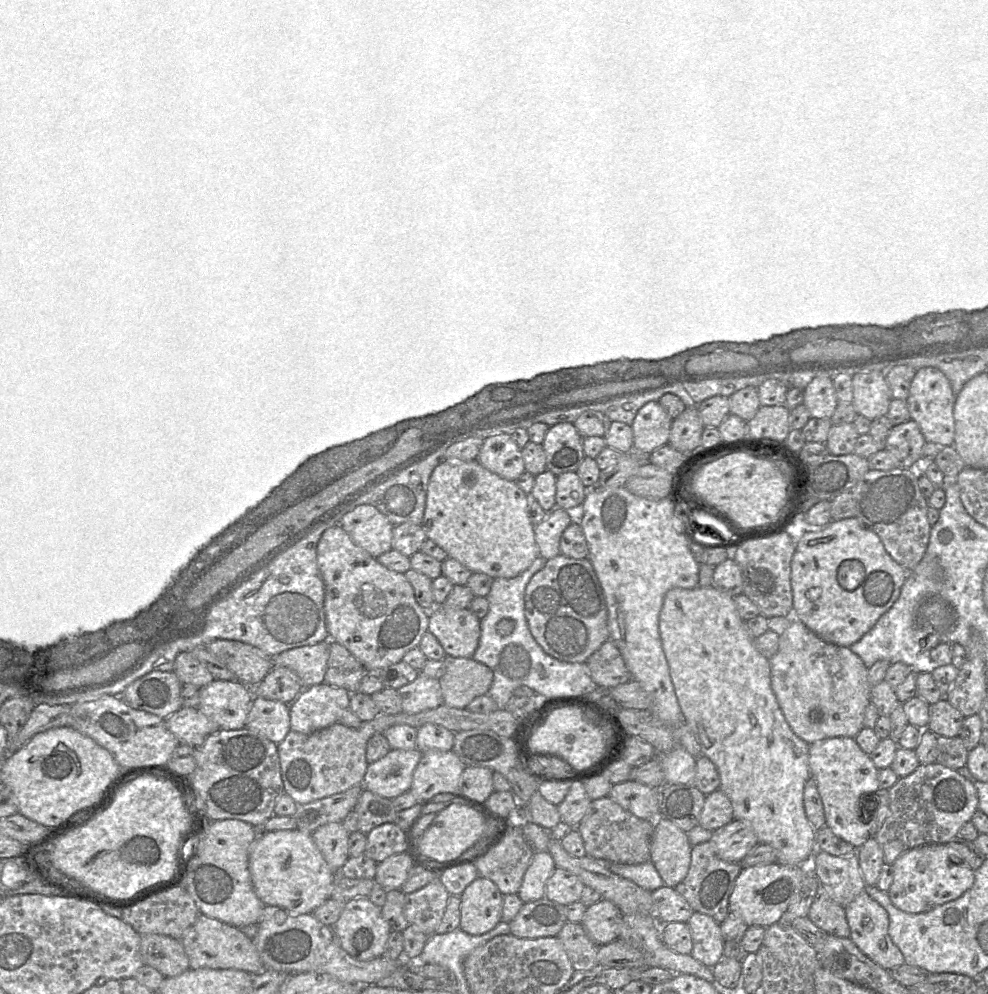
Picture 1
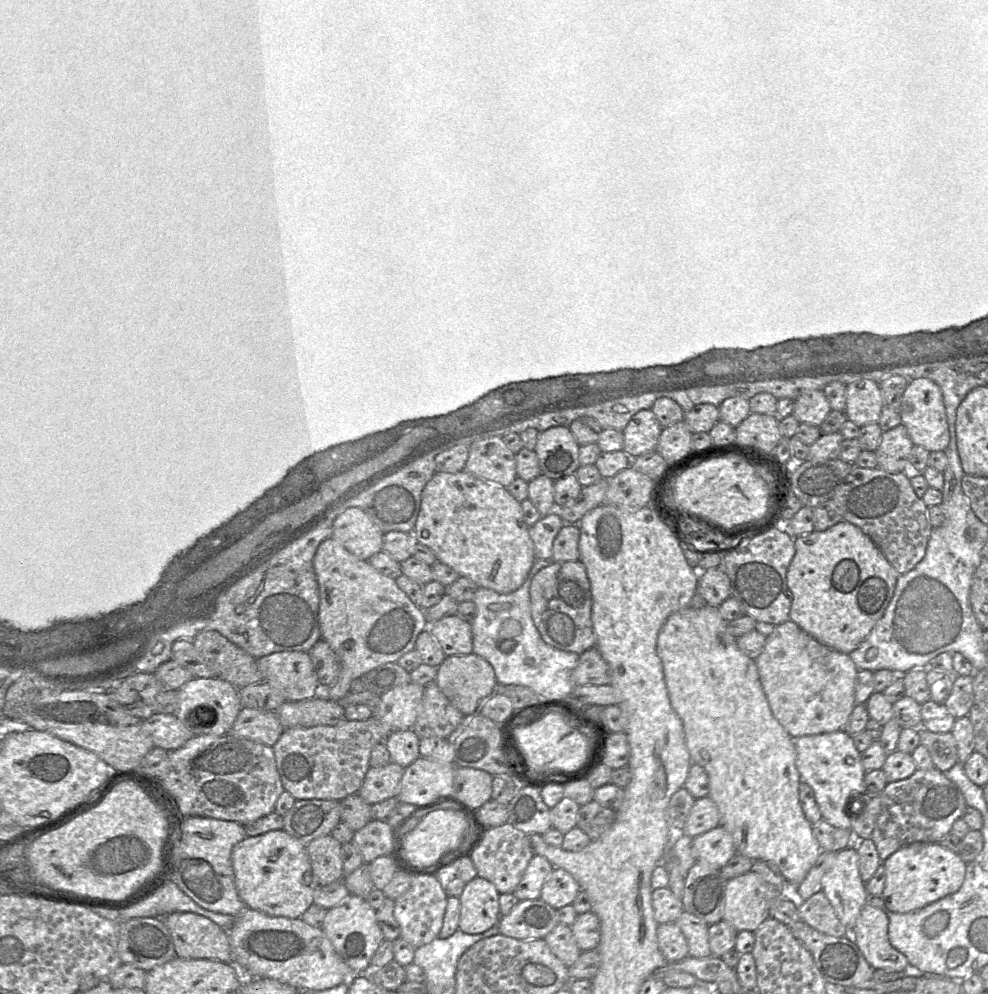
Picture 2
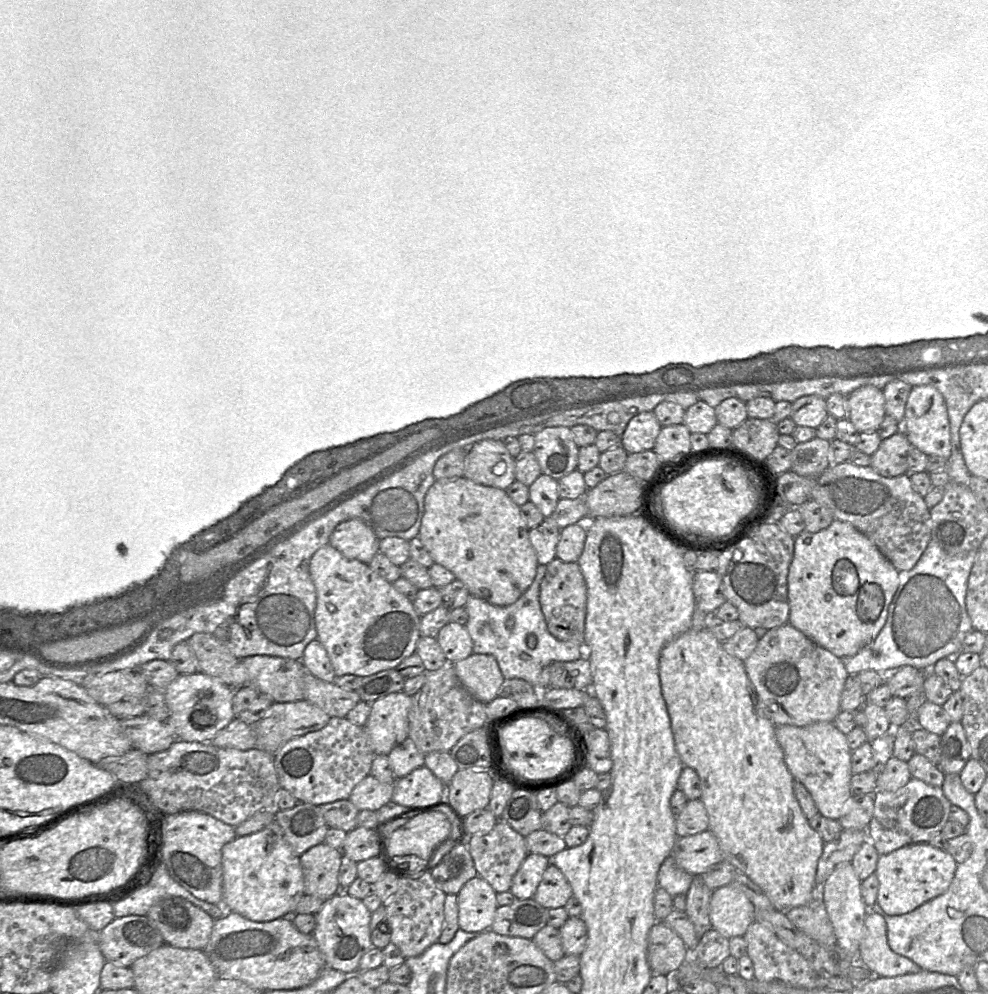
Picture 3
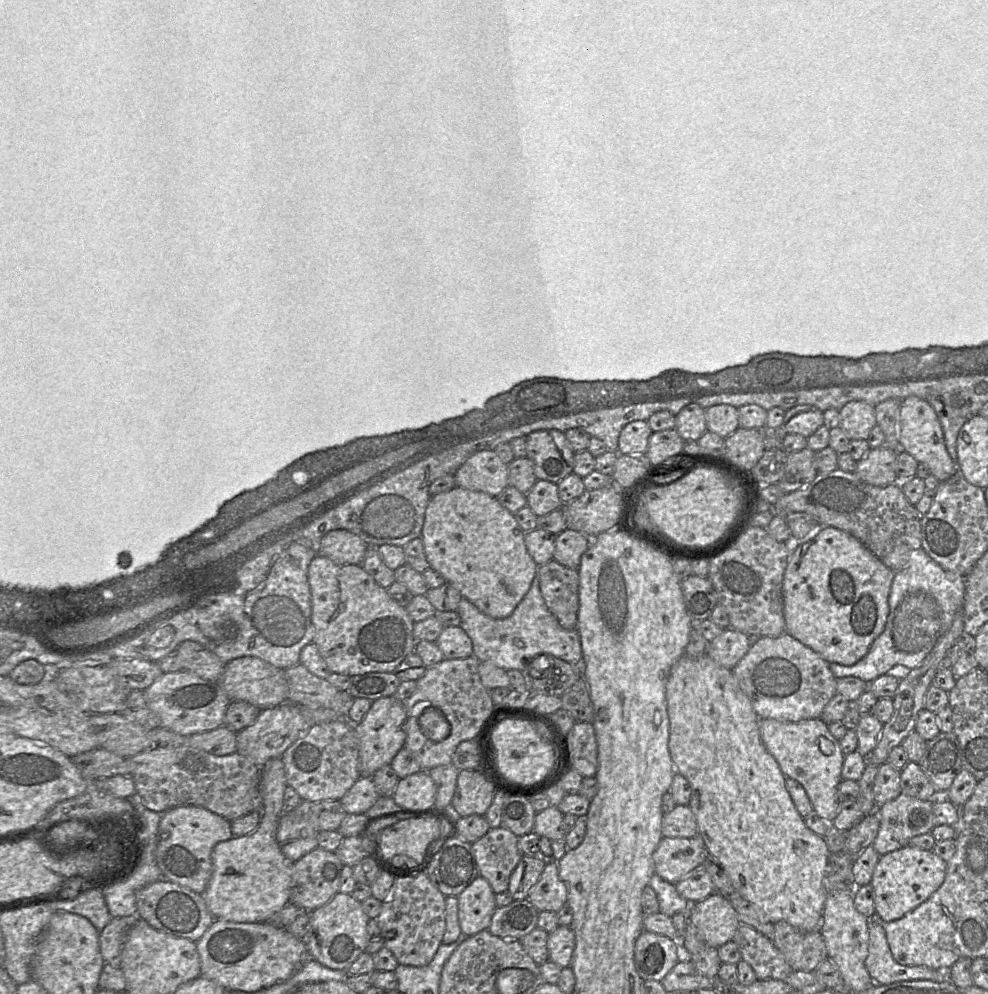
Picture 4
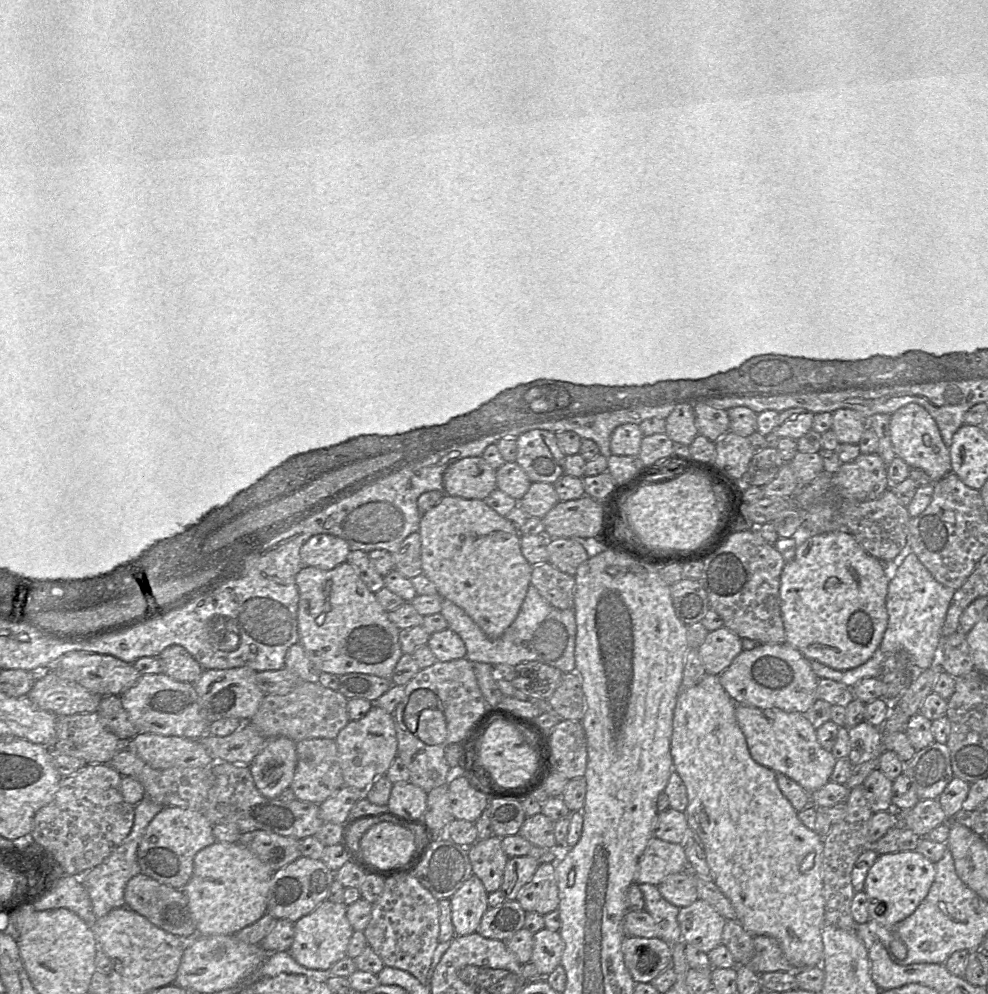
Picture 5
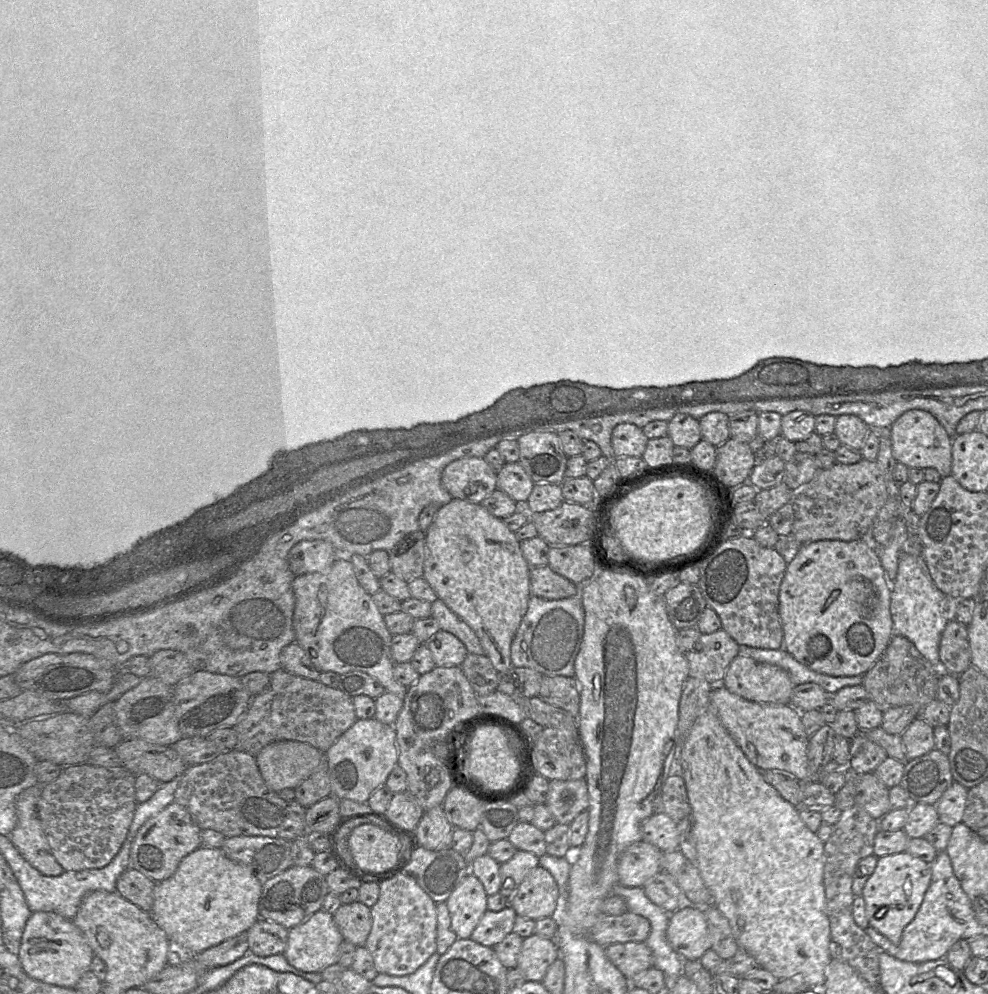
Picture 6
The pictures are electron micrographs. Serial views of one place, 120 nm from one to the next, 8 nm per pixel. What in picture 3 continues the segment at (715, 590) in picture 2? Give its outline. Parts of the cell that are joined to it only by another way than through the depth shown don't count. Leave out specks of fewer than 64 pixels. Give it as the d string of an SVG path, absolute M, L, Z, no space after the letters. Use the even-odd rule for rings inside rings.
M696 571L693 573L695 608L713 615L726 601L722 592L722 581L717 571Z

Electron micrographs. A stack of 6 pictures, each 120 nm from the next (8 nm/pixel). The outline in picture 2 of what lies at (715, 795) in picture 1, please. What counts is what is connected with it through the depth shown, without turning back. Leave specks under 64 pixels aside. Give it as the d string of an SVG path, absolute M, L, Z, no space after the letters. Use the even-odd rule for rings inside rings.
M705 796L695 800L682 833L696 837L720 825L721 817L714 801Z

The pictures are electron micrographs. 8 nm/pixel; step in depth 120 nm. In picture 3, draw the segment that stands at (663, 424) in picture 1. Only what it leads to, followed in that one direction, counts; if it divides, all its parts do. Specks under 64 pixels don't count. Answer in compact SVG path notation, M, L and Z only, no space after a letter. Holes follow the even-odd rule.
M653 412L633 417L621 436L621 446L627 454L653 450L661 425Z

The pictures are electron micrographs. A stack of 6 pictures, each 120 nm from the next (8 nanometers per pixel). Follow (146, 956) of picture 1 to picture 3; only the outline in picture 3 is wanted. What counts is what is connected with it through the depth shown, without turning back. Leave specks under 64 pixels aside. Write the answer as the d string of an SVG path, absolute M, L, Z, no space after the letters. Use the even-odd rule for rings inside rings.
M147 916L115 918L100 932L100 950L106 962L120 967L131 967L136 960L164 944Z

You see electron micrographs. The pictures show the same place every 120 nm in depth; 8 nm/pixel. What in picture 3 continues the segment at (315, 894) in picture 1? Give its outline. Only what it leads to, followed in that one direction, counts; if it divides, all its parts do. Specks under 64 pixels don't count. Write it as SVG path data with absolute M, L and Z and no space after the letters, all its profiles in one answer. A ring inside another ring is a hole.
M276 819L256 833L237 836L225 844L222 868L222 906L252 921L265 922L293 916L296 905L305 895L300 856L293 852Z

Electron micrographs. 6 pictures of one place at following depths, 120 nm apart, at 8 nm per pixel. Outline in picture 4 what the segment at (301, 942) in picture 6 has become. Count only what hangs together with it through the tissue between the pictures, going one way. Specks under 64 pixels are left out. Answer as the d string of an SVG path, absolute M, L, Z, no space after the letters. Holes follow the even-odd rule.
M338 891L329 902L310 913L310 929L303 939L309 957L330 969L346 971L366 950L369 919L361 902Z

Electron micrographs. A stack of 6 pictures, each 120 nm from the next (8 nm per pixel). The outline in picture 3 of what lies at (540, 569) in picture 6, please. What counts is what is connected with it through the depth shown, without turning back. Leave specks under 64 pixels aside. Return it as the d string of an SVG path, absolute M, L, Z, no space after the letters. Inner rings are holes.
M554 558L546 565L540 585L539 601L549 632L558 640L584 646L587 586L578 562Z

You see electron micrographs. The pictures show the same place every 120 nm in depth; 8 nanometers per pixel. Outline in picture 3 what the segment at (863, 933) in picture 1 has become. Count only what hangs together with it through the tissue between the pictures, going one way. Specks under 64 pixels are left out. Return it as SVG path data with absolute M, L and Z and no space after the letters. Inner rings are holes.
M869 909L865 917L865 936L860 943L859 952L863 964L880 977L895 977L922 970L912 960L890 948L885 919Z

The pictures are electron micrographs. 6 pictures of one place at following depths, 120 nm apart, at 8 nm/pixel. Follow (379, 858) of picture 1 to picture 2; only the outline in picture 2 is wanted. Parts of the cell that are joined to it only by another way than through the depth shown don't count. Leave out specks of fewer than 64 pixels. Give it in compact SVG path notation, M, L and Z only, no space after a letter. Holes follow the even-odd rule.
M371 820L354 833L352 842L360 851L364 863L388 856L392 847L391 826L385 820Z

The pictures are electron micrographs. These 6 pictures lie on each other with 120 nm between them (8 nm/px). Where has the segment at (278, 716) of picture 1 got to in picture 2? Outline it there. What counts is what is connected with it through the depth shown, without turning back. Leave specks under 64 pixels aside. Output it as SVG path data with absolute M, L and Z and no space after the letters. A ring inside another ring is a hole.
M243 707L229 734L273 747L284 731L276 711Z

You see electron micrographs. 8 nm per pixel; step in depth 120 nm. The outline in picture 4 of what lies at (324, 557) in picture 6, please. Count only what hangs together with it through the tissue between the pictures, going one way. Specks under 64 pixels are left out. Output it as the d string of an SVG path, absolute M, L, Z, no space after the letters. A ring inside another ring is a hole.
M338 529L330 531L322 538L319 555L336 564L360 565L368 547L356 534Z

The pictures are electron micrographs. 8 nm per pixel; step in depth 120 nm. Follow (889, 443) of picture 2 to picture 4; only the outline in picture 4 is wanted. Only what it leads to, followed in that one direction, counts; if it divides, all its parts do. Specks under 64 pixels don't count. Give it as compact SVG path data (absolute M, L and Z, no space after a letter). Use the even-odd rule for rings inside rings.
M883 445L871 449L857 461L854 473L864 483L873 486L887 486L896 483L894 470L898 449Z

